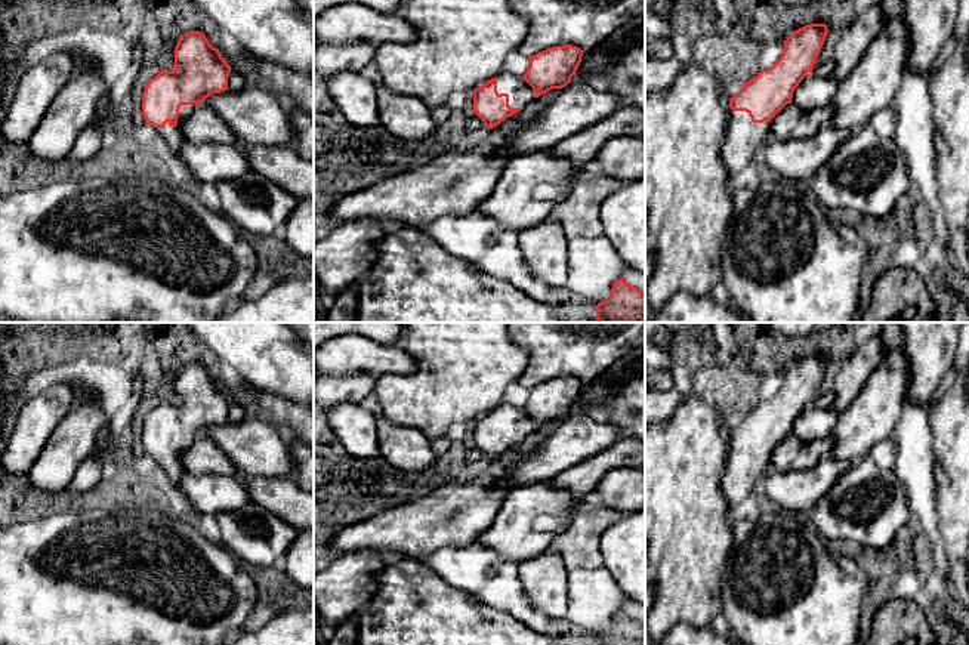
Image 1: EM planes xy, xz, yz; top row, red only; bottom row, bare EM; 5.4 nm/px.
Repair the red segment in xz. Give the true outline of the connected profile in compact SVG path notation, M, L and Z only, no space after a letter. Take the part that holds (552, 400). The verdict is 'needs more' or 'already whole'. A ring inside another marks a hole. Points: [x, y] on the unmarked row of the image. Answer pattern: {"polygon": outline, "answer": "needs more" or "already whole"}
{"polygon": "M573 376L553 377L530 388L530 398L522 408L502 402L472 423L475 445L487 460L496 459L540 426L571 414L583 385Z", "answer": "needs more"}

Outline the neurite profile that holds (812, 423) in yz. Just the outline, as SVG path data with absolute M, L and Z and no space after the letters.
M808 404L794 420L790 435L805 442L831 436L837 416L839 413L833 408L820 408Z

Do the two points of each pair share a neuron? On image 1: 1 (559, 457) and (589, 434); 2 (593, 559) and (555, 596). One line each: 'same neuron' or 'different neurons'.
1: same neuron
2: different neurons

